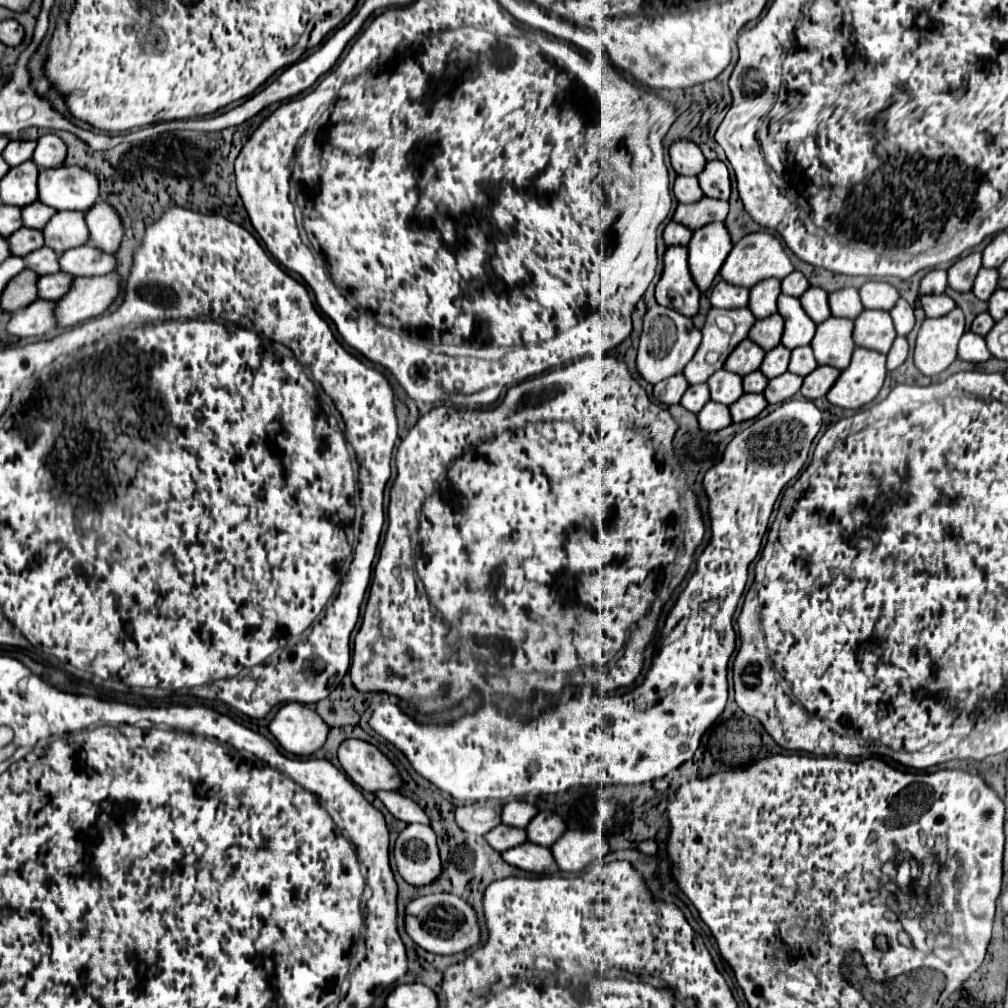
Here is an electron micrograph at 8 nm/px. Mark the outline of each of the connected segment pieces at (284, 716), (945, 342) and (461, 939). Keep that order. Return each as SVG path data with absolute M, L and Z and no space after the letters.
M297 702L285 704L275 714L269 730L281 748L295 756L311 756L323 748L329 734L329 726L323 718L305 704Z
M961 308L951 310L943 318L925 318L915 344L915 366L925 376L937 376L947 370L957 358L957 344L963 332L965 316Z
M427 894L409 902L405 926L407 926L407 934L421 948L433 954L443 954L443 956L465 952L467 948L479 944L481 940L481 926L479 926L479 918L475 910L463 898L453 894Z

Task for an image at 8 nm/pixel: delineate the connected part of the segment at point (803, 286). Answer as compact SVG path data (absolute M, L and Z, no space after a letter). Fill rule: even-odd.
M801 272L789 274L781 284L783 284L783 294L795 296L795 298L799 298L809 288L809 282L807 282L807 278Z

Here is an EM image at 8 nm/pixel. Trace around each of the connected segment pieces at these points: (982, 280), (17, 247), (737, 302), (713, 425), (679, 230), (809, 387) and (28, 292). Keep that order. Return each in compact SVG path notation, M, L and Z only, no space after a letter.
M981 268L977 278L975 278L975 284L973 284L973 294L987 302L991 298L991 294L997 290L997 278L999 278L999 272L997 270L989 270L989 268Z
M21 228L19 232L9 236L9 246L15 256L27 256L33 250L39 250L43 246L43 232L33 228Z
M719 282L711 292L711 304L715 308L745 308L749 302L749 290L733 286L729 282Z
M707 402L707 406L703 406L703 410L697 414L697 418L699 418L701 430L705 430L705 432L723 430L725 426L729 426L733 422L729 406L715 404L715 402Z
M669 222L663 232L663 240L667 246L687 246L691 240L691 230L679 226L677 222Z
M817 366L813 370L813 374L805 376L805 382L803 382L803 388L801 388L801 394L809 400L817 400L817 398L823 398L827 396L827 392L831 390L831 386L835 384L835 380L839 378L839 370L835 370L833 366Z
M23 270L17 274L1 294L1 306L7 312L15 312L19 308L25 308L27 304L35 302L39 298L37 294L37 274L33 270Z

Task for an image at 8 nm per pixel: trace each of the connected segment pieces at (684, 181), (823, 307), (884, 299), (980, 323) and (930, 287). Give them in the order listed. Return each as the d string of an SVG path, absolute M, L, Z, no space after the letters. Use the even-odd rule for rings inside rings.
M677 176L675 184L673 184L673 192L675 192L675 198L681 204L699 202L705 196L699 182L697 182L697 178L683 178L683 176Z
M811 286L807 290L807 294L803 294L799 300L801 300L801 306L803 310L809 314L809 318L817 324L825 322L829 316L831 316L831 310L829 310L829 304L827 304L827 292L823 288L815 288Z
M867 282L861 286L859 294L865 308L885 310L885 312L889 312L899 300L899 292L887 282Z
M983 312L983 314L979 314L979 316L973 320L971 332L985 336L985 334L987 334L987 332L993 328L993 324L995 324L995 320L991 318L991 314L989 314L989 312Z
M931 270L927 272L927 276L921 280L921 294L943 294L947 288L947 272L945 270Z

